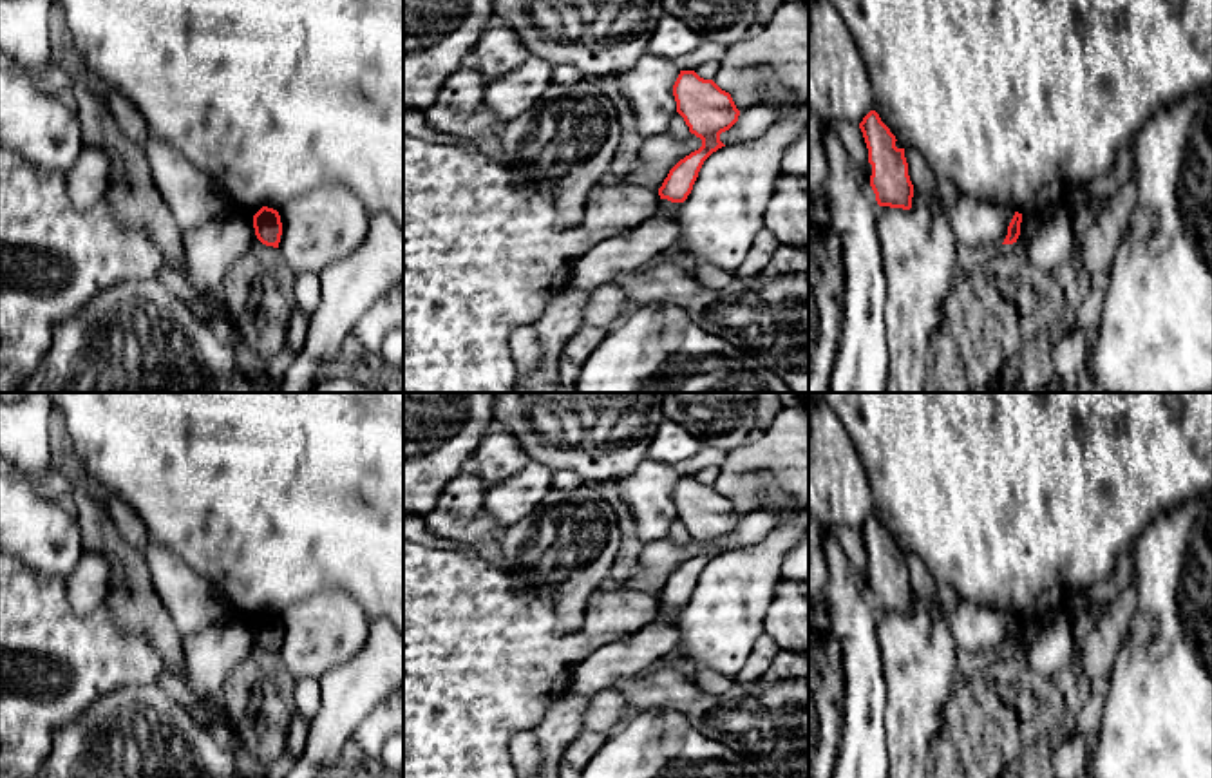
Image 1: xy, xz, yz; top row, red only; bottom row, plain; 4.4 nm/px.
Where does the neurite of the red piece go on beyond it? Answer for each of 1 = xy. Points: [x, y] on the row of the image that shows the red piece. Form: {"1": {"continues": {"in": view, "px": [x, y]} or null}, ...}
{"1": {"continues": null}}

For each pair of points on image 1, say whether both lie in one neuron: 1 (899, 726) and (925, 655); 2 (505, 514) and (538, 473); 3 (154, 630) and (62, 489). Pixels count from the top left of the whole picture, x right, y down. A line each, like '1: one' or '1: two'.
1: one
2: one
3: two

